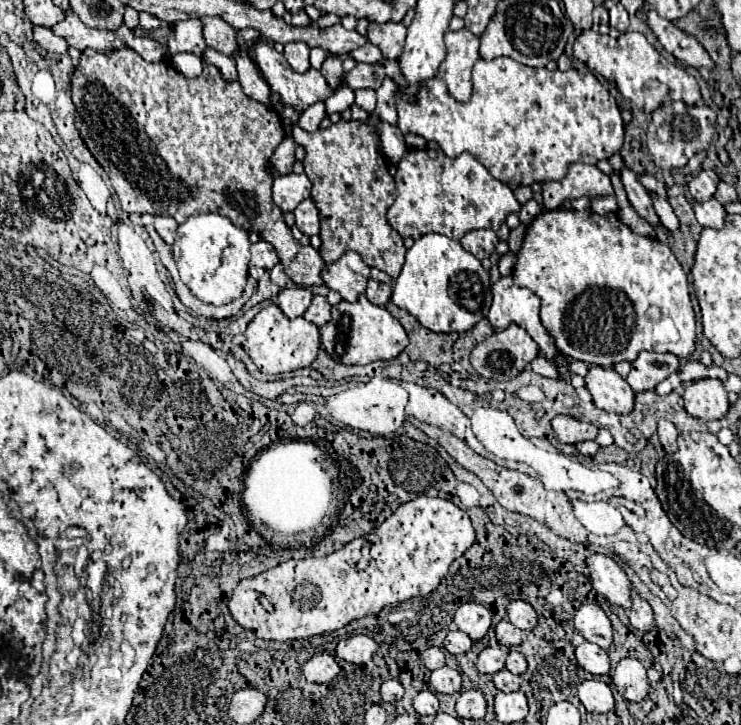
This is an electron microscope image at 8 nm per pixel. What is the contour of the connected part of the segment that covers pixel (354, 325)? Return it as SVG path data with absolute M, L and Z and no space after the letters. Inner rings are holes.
M360 295L358 301L342 301L332 307L332 319L320 327L320 339L326 353L344 365L366 365L372 361L396 359L408 347L408 335L396 317L388 313L386 307L372 305L366 295Z

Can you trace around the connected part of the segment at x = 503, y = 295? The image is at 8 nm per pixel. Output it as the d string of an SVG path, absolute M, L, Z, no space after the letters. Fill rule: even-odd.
M508 275L508 277L500 277L500 279L492 285L492 295L494 295L494 301L492 301L492 307L490 307L488 315L486 315L486 319L490 321L490 325L492 325L496 331L506 329L510 323L516 323L516 325L520 325L522 329L528 331L528 335L538 343L538 347L540 347L540 351L544 353L546 359L552 359L552 361L560 361L560 359L564 359L564 357L556 351L556 347L554 347L550 335L546 333L546 329L544 329L542 323L540 323L540 317L538 317L540 299L538 299L530 289L514 287L512 277Z

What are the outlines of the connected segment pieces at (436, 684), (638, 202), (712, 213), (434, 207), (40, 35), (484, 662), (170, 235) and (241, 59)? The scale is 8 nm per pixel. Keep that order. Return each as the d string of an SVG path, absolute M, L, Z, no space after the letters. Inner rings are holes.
M440 667L440 669L432 671L430 685L440 693L458 693L460 687L462 687L462 677L456 669Z
M624 167L622 173L620 173L620 179L622 179L622 185L624 185L624 189L626 189L628 201L632 203L632 207L636 209L636 213L638 213L640 217L644 217L650 225L656 225L656 223L658 223L658 215L654 213L650 195L648 195L648 191L642 187L642 183L638 181L636 173L634 173L632 169Z
M714 197L704 201L704 203L698 203L694 201L694 213L696 213L696 219L702 227L714 227L714 229L720 229L722 223L724 223L724 207L722 203L718 203Z
M408 149L406 155L398 163L398 187L396 201L388 209L388 223L402 237L420 239L426 233L442 233L454 241L472 229L498 229L508 213L518 213L520 203L516 201L512 189L502 181L494 179L482 163L478 163L470 153L462 153L460 157L446 157L440 149Z
M34 27L34 41L54 53L66 53L68 51L68 43L64 41L64 37L58 37L52 33L52 29L46 27Z
M486 647L480 655L478 655L478 671L480 673L488 673L494 675L498 671L504 669L504 661L506 661L506 651L504 649L494 649L494 647Z
M156 215L154 217L154 227L156 227L156 231L158 231L158 235L168 243L168 245L172 245L172 241L174 241L174 235L176 235L176 229L178 229L178 223L176 223L176 219L174 217L164 217L164 215Z
M242 51L242 53L236 55L236 61L238 61L238 81L244 89L244 93L254 101L270 105L270 87L260 77L260 73L258 73L254 61L250 59L250 55L246 51Z

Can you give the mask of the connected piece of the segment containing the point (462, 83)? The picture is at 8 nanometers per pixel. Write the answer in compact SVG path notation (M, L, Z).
M464 27L460 31L446 31L444 41L448 55L442 61L436 77L440 77L448 85L448 91L456 101L464 103L472 95L470 71L474 63L480 59L478 55L480 39Z

